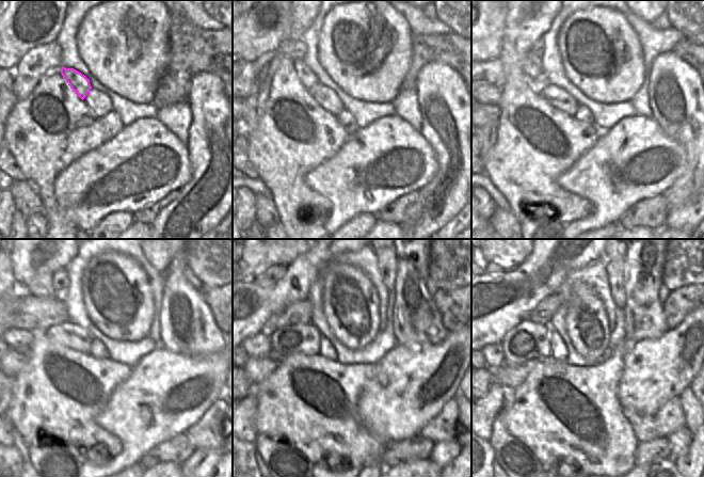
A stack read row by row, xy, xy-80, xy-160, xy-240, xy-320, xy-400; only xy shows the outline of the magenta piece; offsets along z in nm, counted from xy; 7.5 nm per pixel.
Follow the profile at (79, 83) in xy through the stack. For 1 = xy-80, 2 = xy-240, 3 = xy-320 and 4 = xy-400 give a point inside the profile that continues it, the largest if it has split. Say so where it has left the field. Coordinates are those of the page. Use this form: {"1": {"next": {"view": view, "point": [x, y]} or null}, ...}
{"1": {"next": {"view": "xy-80", "point": [307, 78]}}, "2": {"next": {"view": "xy-240", "point": [42, 287]}}, "3": {"next": {"view": "xy-320", "point": [269, 277]}}, "4": {"next": {"view": "xy-400", "point": [493, 269]}}}

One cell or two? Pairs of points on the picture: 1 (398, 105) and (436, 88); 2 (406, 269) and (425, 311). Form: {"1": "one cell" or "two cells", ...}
{"1": "two cells", "2": "one cell"}

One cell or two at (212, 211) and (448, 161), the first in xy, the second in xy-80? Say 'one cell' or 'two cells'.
one cell

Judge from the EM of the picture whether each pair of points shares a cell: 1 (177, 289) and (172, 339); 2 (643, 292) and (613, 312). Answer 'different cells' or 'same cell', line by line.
1: same cell
2: different cells

